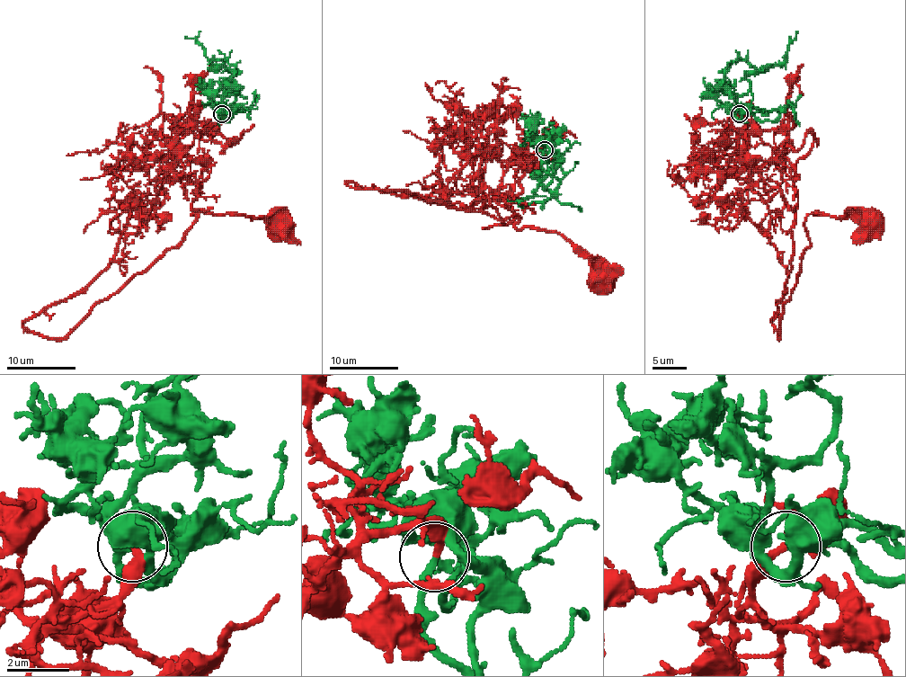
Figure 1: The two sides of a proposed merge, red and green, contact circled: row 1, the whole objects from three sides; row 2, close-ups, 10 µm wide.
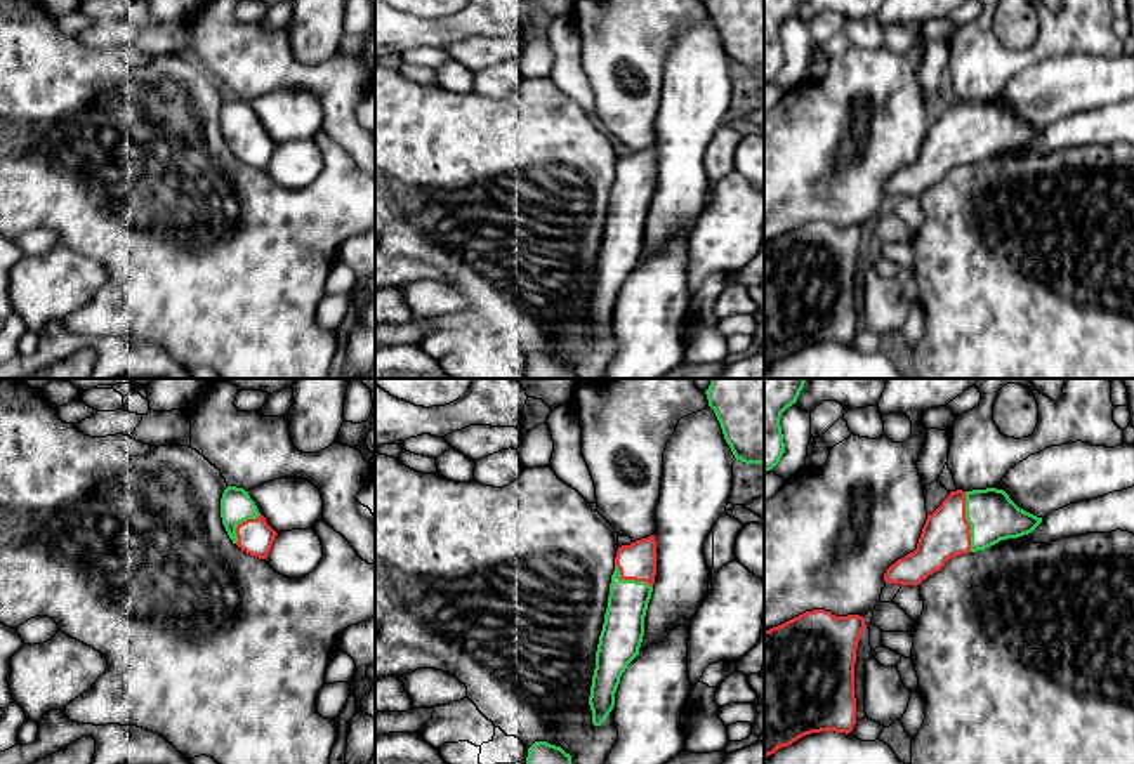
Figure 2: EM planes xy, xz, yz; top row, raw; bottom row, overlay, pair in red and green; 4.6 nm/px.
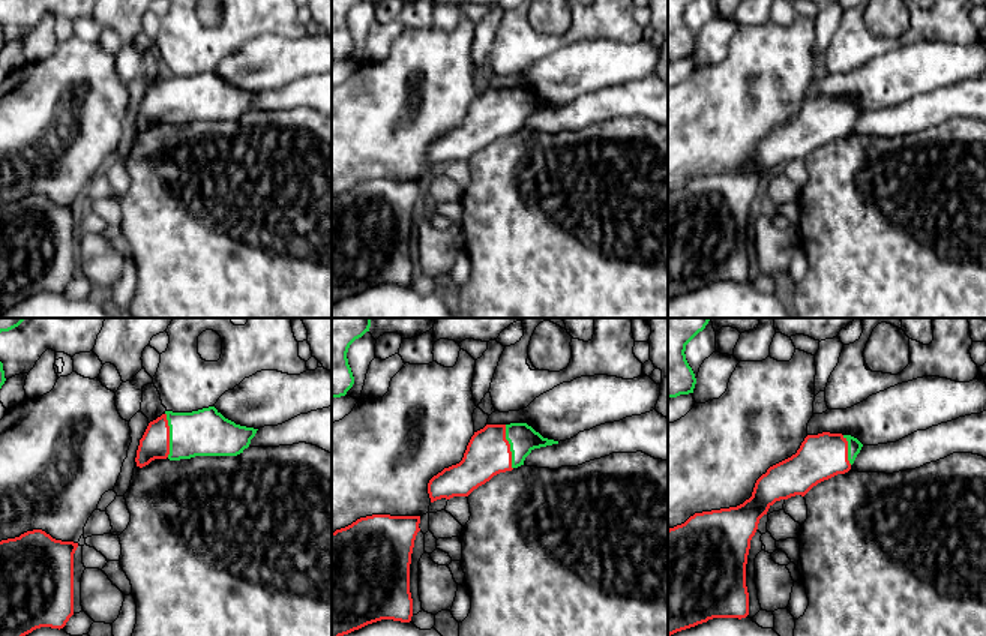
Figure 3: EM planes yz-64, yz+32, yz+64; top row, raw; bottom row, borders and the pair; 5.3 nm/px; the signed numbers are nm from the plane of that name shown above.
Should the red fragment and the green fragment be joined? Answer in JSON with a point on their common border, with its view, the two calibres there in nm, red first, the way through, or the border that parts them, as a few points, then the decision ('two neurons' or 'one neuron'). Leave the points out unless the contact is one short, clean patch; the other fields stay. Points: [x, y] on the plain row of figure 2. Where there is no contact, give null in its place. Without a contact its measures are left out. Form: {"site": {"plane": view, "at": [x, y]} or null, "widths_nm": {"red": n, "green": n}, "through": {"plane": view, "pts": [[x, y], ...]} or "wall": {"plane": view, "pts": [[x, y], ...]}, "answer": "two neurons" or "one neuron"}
{"site": {"plane": "yz", "at": [966, 132]}, "widths_nm": {"red": 220, "green": 220}, "answer": "one neuron"}

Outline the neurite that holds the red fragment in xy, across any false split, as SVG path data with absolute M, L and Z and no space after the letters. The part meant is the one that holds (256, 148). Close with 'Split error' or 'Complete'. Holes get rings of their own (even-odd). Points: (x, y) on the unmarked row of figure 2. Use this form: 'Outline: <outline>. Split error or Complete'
Outline: M227 97L221 109L221 128L233 155L250 167L267 168L278 144L259 123L248 102Z. Split error

